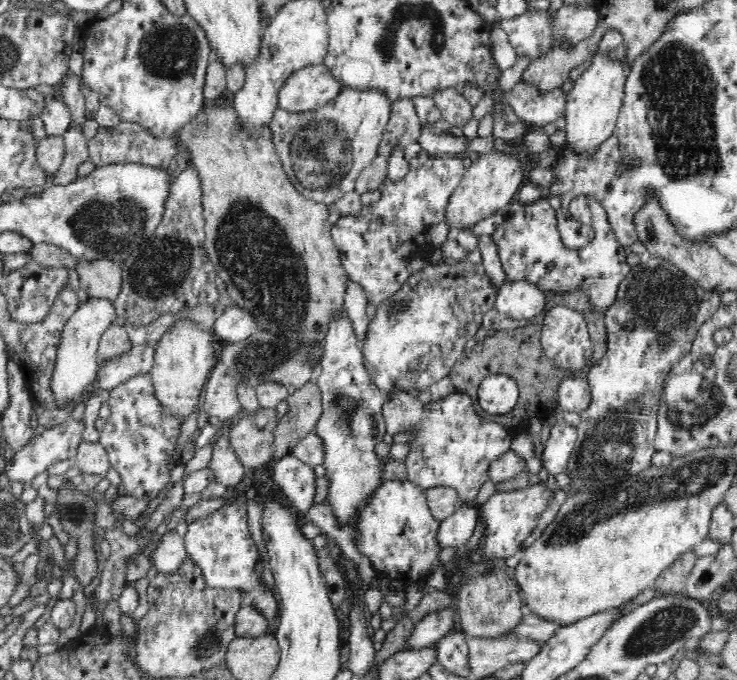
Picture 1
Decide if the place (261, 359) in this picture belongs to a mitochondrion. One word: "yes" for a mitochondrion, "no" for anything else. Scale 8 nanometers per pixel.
yes

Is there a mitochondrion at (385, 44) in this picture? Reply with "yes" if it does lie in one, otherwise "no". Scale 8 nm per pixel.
yes

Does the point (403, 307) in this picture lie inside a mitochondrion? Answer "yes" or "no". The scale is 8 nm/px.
yes

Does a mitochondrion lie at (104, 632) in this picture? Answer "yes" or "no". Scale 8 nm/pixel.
no

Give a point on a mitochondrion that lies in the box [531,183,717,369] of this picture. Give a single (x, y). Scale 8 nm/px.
(662, 293)

